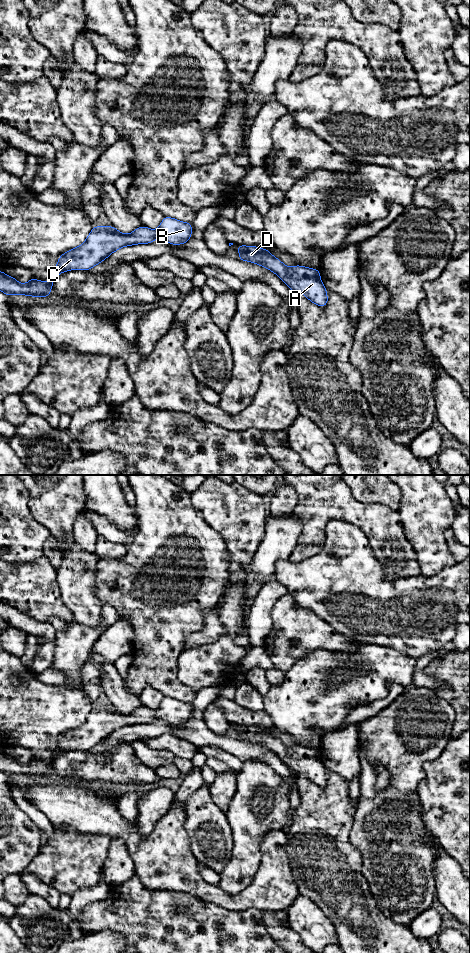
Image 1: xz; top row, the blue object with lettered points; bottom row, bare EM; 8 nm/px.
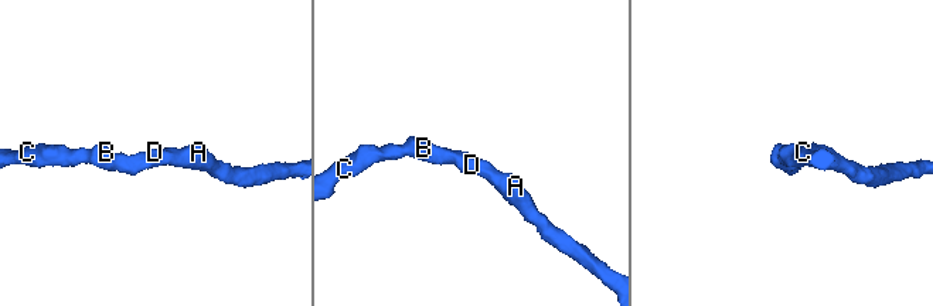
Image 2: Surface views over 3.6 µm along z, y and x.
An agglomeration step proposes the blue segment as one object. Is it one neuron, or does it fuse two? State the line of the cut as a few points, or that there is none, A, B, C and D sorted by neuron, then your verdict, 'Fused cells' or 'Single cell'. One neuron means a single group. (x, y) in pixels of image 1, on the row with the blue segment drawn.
No split. Groups: A B C D. Single cell

